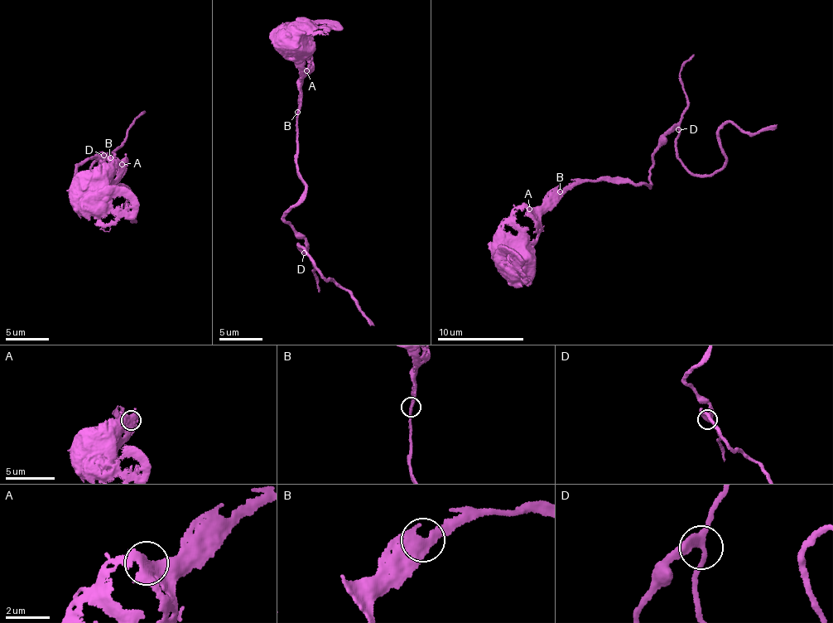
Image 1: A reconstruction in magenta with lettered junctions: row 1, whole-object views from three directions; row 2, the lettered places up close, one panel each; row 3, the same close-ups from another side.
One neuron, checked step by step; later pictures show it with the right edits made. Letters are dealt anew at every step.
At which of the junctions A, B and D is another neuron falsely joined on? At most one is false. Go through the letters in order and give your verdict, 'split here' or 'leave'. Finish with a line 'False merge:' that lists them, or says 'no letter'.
A: leave
B: leave
D: leave
False merge: no letter

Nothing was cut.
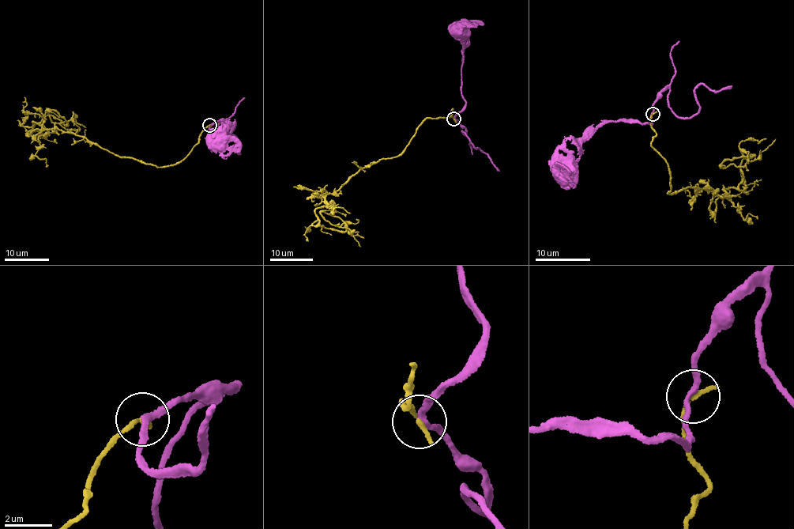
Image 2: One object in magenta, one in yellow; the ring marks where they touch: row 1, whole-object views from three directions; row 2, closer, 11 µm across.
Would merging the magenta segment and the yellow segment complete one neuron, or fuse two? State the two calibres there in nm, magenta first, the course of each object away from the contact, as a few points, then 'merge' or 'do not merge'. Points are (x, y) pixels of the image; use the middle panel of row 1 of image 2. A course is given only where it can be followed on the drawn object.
220 nm thick on the magenta side, 240 nm on the other; magenta runs (453, 119), (466, 103), (461, 94), (460, 80), (463, 51), (465, 47), (458, 29); yellow runs (453, 119), (453, 109), (430, 117), (400, 154), (362, 168), (315, 210), (320, 225), (363, 238); do not merge

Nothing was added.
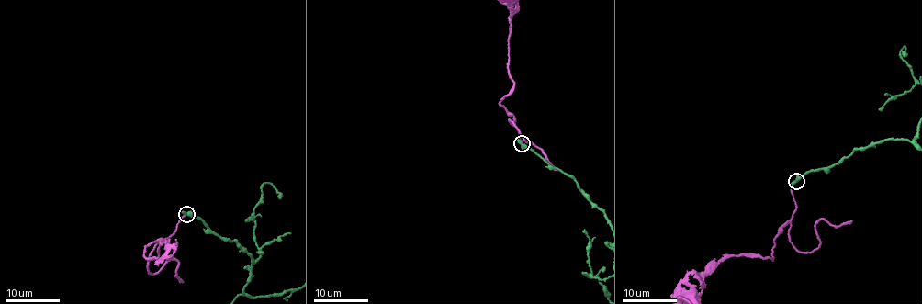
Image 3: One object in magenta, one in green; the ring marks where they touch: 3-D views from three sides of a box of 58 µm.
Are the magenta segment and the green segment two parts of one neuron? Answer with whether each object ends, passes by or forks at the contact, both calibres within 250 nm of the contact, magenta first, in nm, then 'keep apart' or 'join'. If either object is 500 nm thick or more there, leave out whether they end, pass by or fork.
magenta ends | green passes by | 280/420 nm | keep apart

